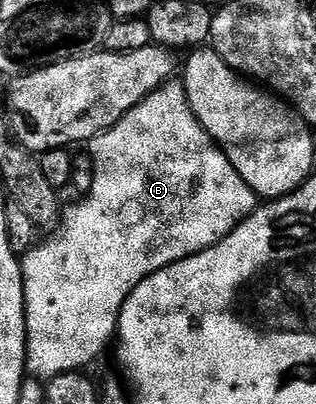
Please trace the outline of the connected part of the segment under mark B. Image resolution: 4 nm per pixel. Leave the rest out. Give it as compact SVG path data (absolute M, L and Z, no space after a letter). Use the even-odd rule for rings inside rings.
M178 80L165 82L159 90L152 92L140 104L136 104L136 108L132 108L115 126L102 131L95 138L91 138L88 143L88 153L91 160L94 161L95 170L89 194L78 200L80 202L75 206L70 206L67 210L65 207L56 229L51 233L55 234L47 242L45 239L41 244L35 246L29 254L25 255L22 262L22 276L26 279L26 300L27 303L32 304L33 317L34 314L38 317L38 326L43 330L42 342L31 341L28 346L28 374L31 379L53 380L59 374L72 374L81 371L86 368L82 366L96 361L105 352L106 345L110 341L112 343L115 341L118 333L118 318L122 315L124 304L131 292L143 280L158 270L168 269L173 262L183 262L188 256L212 248L220 240L224 240L224 236L231 234L260 205L258 195L254 193L252 188L248 188L248 184L244 184L240 172L236 172L236 168L232 168L226 153L210 139L210 133L202 127L200 120L196 120L196 116L188 104L186 87ZM74 282L78 282L79 286L78 302L74 299L73 292L70 291Z

